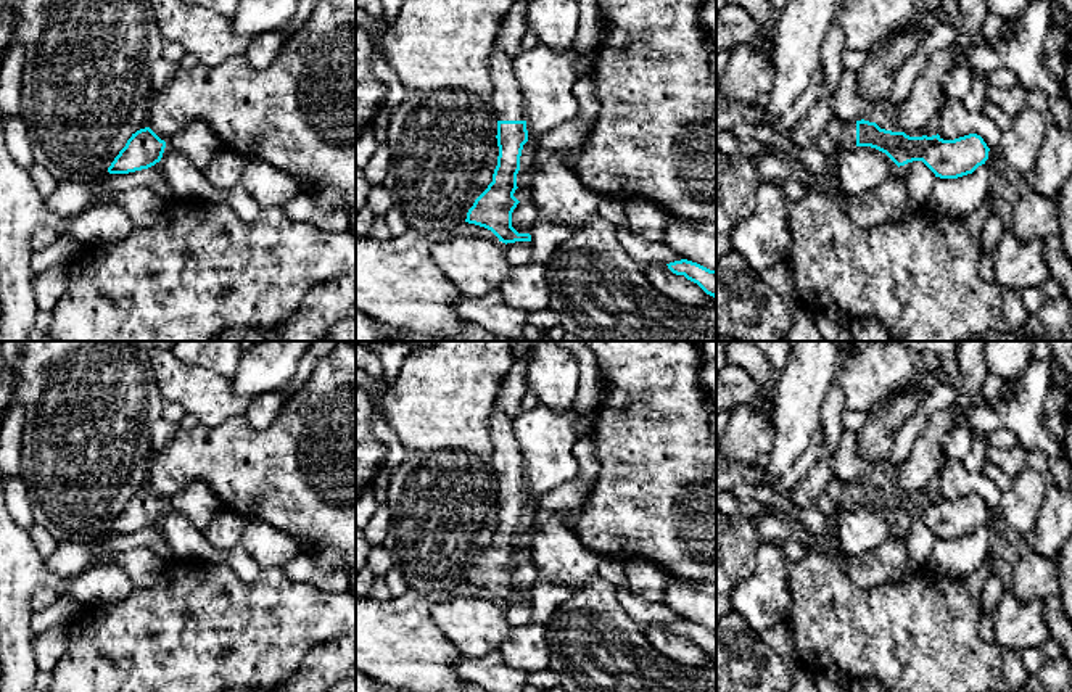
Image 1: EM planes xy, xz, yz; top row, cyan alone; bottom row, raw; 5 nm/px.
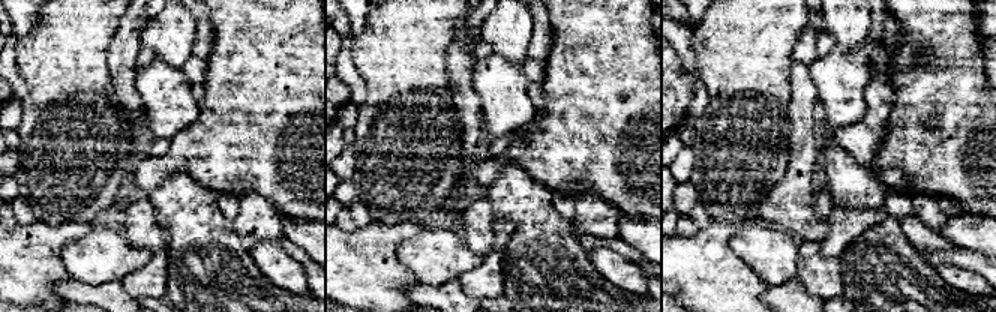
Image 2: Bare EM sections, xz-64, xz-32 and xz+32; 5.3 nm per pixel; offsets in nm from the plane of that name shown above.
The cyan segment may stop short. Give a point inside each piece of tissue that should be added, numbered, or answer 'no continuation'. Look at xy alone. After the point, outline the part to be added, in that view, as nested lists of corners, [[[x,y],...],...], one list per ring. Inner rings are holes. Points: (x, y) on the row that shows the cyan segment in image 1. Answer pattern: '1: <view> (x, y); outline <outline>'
no continuation

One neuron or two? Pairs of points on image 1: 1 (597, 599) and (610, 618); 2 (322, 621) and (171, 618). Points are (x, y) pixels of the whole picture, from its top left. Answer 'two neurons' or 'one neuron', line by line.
1: one neuron
2: one neuron

